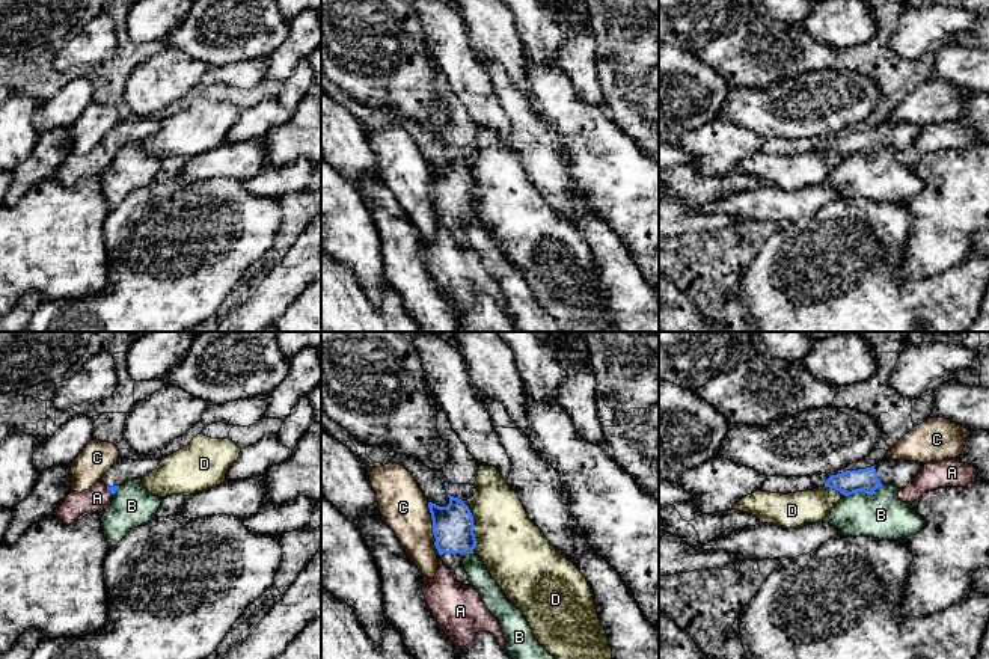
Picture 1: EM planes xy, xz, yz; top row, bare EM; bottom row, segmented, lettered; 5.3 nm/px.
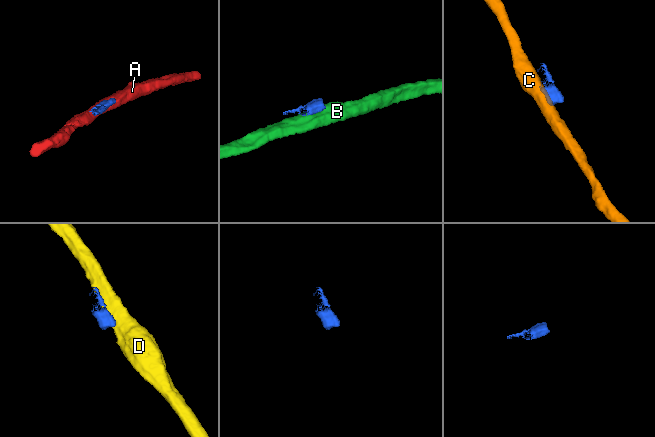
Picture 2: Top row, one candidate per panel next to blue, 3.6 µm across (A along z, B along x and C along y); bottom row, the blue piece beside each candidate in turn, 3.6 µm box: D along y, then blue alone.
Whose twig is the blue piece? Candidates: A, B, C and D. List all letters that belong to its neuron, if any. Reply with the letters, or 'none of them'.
none of them

